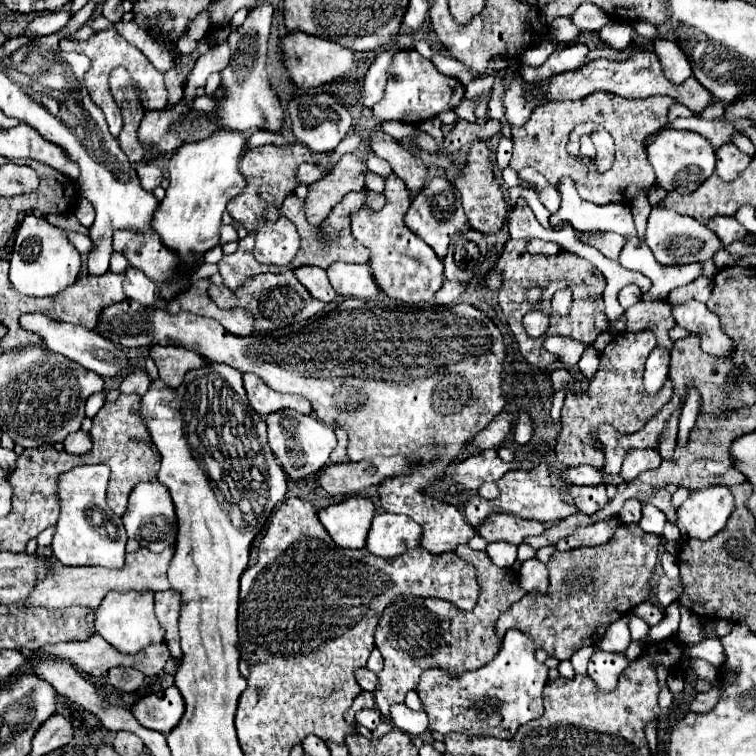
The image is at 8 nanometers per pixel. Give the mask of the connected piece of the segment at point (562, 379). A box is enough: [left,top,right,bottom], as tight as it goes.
[551,369,573,389]

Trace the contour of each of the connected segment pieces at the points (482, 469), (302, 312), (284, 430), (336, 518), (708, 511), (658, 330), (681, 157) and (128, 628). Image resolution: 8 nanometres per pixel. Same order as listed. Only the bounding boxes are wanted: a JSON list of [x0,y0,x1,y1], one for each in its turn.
[[451,449,535,491],[209,271,325,331],[267,409,337,479],[319,495,375,549],[677,485,735,539],[625,301,677,351],[647,127,715,193],[95,593,163,653]]

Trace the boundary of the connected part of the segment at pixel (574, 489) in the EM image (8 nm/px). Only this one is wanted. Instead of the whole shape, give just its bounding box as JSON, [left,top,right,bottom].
[569,485,609,515]

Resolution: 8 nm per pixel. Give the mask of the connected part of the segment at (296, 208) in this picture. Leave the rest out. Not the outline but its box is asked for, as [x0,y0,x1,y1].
[283,189,385,269]

